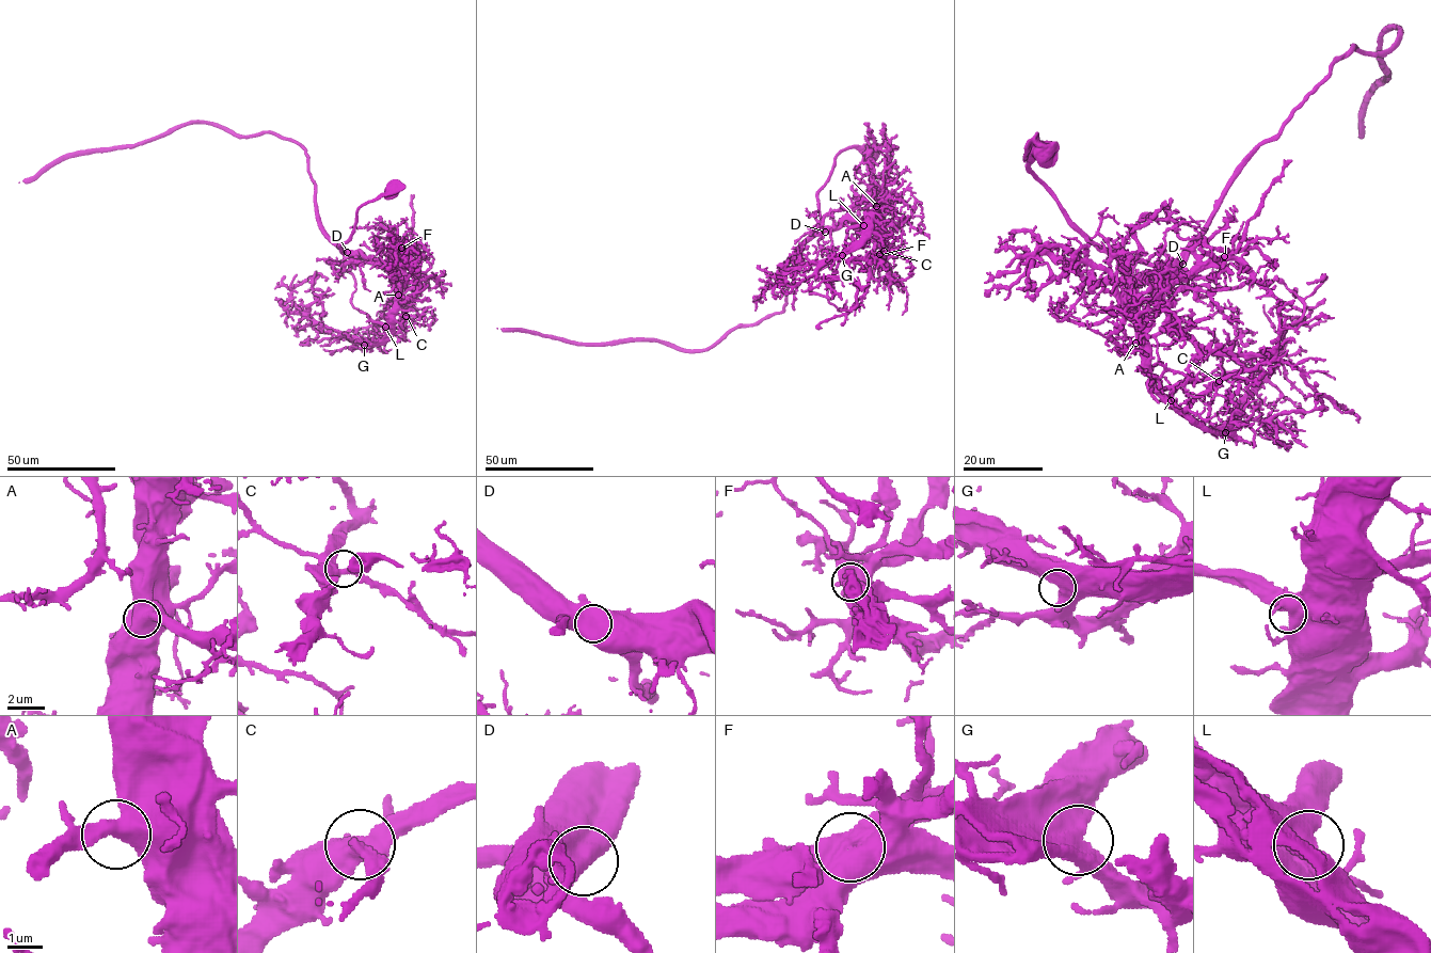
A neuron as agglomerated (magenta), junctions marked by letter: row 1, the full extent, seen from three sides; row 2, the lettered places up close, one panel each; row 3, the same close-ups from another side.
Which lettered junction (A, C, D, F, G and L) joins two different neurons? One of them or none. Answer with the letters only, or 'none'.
F

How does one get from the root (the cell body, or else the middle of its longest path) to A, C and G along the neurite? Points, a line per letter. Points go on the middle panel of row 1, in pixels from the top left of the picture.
A: (871, 154), (854, 147), (843, 149), (817, 194), (817, 205), (823, 226), (837, 226), (860, 203), (876, 206)
C: (871, 154), (843, 149), (817, 205), (823, 226), (879, 223), (877, 212), (872, 215), (872, 231), (884, 251)
G: (871, 154), (843, 149), (817, 194), (823, 226), (879, 223), (878, 213), (867, 217), (867, 232), (842, 255)

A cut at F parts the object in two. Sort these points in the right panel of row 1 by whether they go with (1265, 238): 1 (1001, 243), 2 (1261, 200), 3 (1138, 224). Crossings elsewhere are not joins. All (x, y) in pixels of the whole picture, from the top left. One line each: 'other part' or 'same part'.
1: other part
2: other part
3: same part

